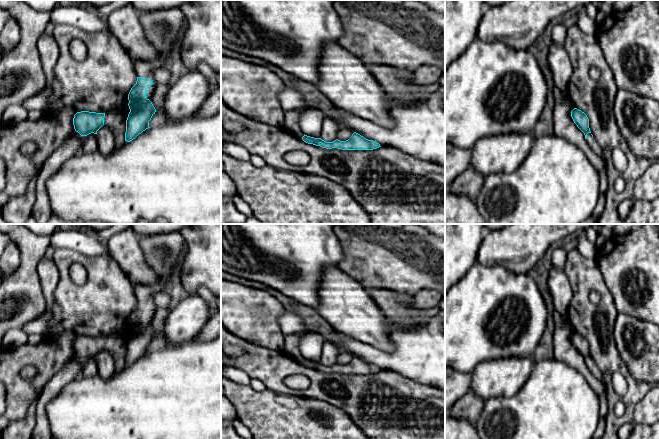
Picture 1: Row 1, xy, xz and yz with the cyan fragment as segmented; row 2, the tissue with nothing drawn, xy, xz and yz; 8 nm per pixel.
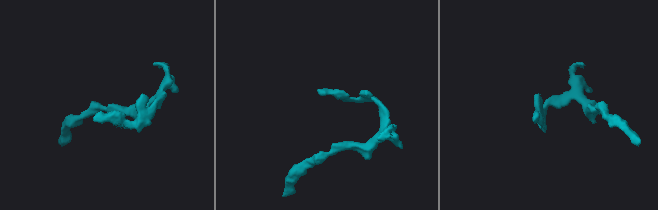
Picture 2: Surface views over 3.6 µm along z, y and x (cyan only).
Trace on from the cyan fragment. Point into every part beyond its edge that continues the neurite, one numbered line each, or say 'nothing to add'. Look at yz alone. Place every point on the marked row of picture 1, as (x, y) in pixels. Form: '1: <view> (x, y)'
1: yz (591, 141)

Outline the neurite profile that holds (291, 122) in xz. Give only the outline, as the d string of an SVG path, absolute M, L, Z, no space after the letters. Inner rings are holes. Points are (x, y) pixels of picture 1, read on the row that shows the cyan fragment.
M299 111L285 112L283 128L293 136L302 140L304 133L302 132L299 126L299 116L300 116Z

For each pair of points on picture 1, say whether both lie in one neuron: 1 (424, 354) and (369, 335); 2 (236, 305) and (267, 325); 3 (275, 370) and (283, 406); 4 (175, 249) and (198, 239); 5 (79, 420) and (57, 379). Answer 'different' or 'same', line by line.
1: different
2: same
3: different
4: different
5: different

